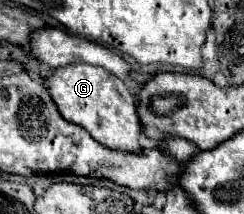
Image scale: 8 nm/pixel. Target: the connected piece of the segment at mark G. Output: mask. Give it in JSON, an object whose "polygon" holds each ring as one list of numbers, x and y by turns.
{"polygon":[[78,63,74,67,60,67,46,75,48,89,52,99,56,101,62,117,70,123,82,125,98,143,108,149,120,151,142,151,140,135,144,133,144,125,138,119,136,103,128,87,118,81,114,75,106,73,102,67]]}

